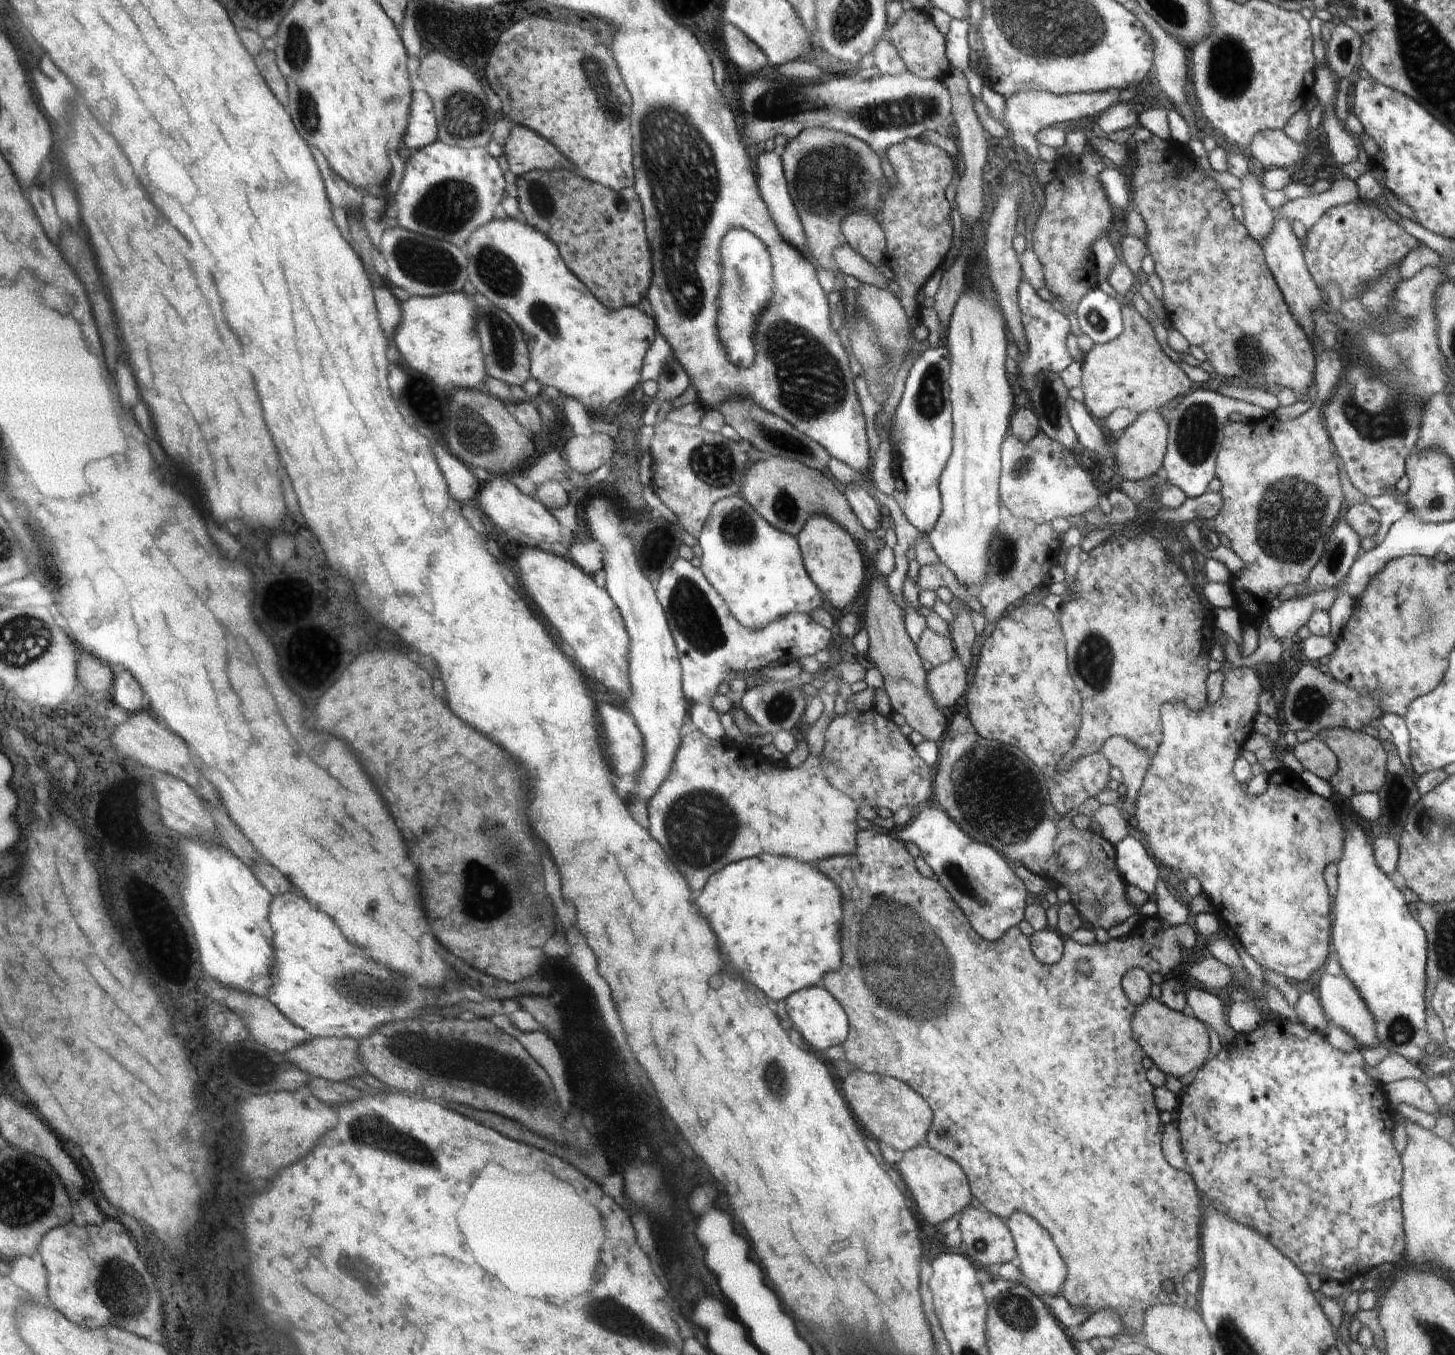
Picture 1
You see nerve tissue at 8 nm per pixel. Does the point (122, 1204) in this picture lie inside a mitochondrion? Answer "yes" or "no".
no

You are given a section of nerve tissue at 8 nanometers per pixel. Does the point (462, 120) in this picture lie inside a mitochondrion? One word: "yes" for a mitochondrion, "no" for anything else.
yes

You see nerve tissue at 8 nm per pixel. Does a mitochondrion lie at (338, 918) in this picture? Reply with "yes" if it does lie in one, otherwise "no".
no

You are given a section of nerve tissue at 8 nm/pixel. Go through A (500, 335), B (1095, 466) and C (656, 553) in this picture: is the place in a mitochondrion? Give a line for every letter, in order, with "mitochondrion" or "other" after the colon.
A: mitochondrion
B: other
C: other

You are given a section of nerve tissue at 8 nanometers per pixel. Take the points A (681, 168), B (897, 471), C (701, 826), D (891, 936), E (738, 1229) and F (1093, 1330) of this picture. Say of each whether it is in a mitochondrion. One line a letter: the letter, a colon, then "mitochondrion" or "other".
A: mitochondrion
B: other
C: mitochondrion
D: mitochondrion
E: other
F: other

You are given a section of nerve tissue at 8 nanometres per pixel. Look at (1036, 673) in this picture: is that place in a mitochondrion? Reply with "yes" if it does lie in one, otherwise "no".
no

